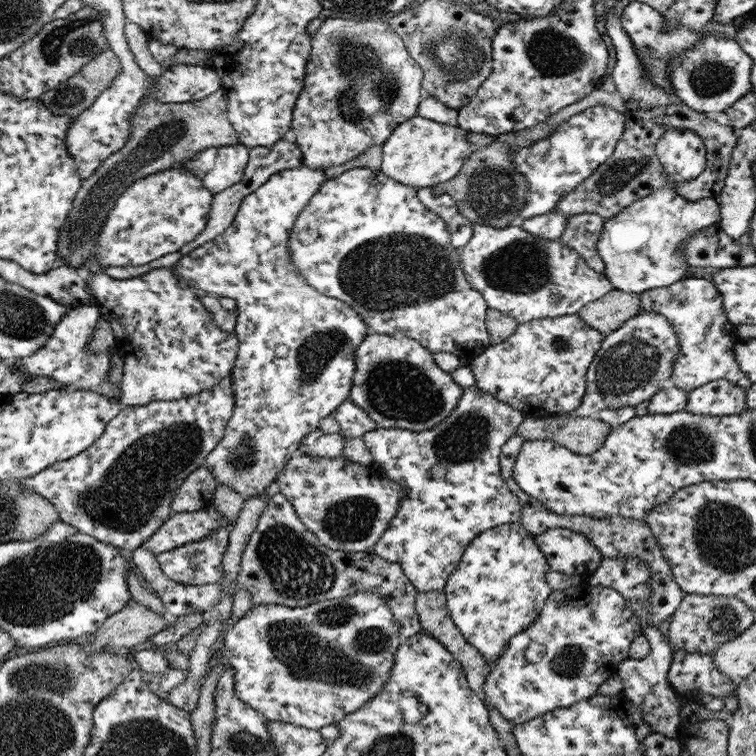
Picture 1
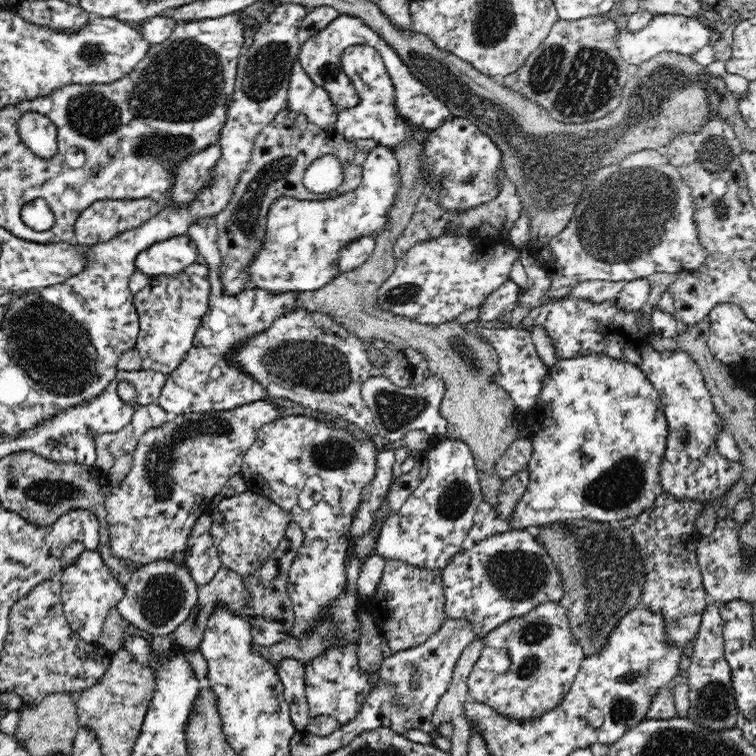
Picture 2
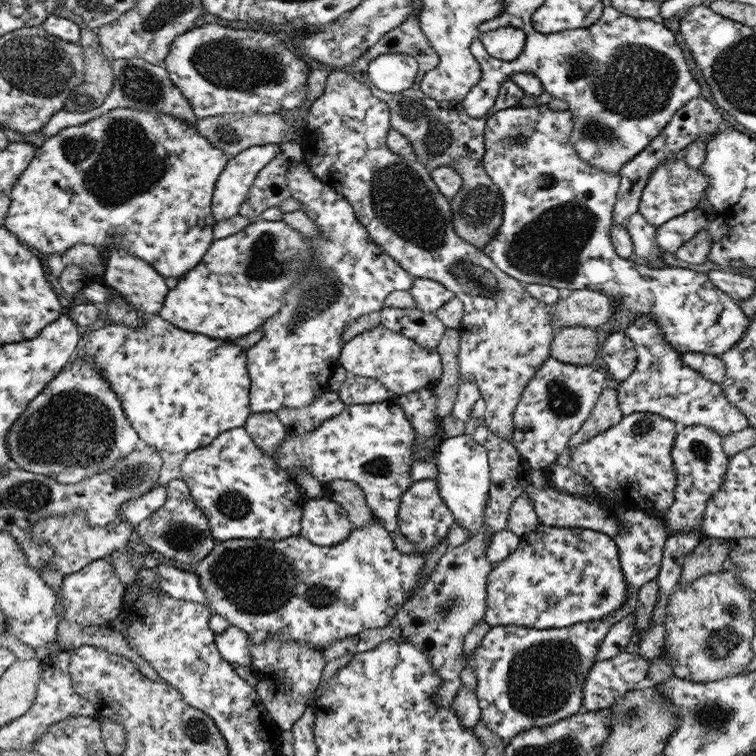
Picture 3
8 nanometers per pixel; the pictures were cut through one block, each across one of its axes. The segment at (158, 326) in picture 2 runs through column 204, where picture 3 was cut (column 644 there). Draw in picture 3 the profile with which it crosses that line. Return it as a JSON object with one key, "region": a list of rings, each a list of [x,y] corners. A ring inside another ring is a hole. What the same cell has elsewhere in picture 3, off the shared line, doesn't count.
{"region":[[[548,105],[510,107],[495,112],[487,119],[483,132],[485,153],[481,161],[486,174],[503,196],[503,221],[496,236],[483,246],[482,252],[502,272],[523,284],[548,285],[561,293],[592,289],[616,298],[620,304],[604,327],[608,332],[623,332],[636,316],[648,316],[656,321],[664,340],[679,353],[701,352],[720,357],[742,339],[750,319],[744,315],[738,302],[710,282],[706,273],[675,266],[638,265],[616,254],[610,231],[621,176],[604,172],[583,161],[570,142],[572,133],[573,116],[570,111],[552,110]]]}

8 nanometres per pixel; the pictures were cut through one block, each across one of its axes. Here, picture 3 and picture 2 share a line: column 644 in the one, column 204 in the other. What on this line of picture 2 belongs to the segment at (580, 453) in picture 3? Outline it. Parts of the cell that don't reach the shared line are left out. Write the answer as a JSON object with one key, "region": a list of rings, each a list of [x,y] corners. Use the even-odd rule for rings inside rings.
{"region":[[[259,400],[243,404],[234,410],[210,411],[172,416],[158,427],[149,428],[140,437],[133,453],[132,467],[121,485],[109,483],[106,490],[105,508],[111,540],[112,555],[126,561],[132,567],[166,559],[174,553],[182,553],[188,544],[188,536],[194,522],[212,510],[210,502],[224,488],[234,474],[241,472],[244,455],[252,447],[261,426],[284,416],[282,406],[274,401]]]}

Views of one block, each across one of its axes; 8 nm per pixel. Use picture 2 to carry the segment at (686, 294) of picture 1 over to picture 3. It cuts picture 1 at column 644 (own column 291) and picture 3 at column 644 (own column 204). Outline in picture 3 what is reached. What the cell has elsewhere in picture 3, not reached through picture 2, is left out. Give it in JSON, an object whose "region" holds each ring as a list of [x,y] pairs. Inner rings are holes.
{"region":[[[640,214],[631,215],[623,227],[630,233],[636,256],[648,260],[652,267],[658,267],[662,262],[669,266],[666,264],[666,254],[663,255],[656,244],[657,227],[650,225]],[[636,316],[623,332],[637,352],[636,369],[615,390],[624,415],[641,412],[659,414],[680,428],[704,425],[714,430],[721,439],[748,428],[746,415],[726,398],[721,384],[703,378],[696,370],[686,366],[682,362],[683,354],[664,340],[656,321],[648,316]]]}

